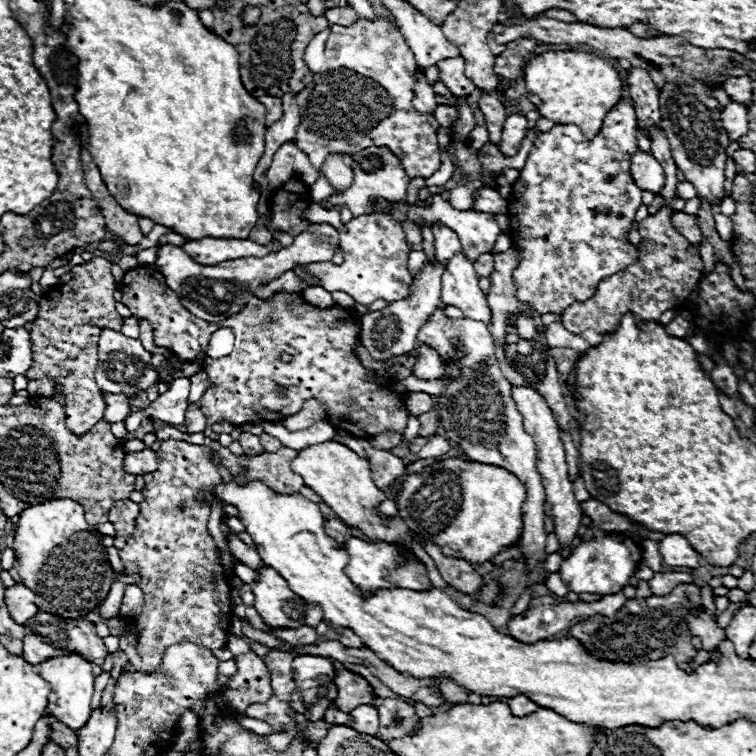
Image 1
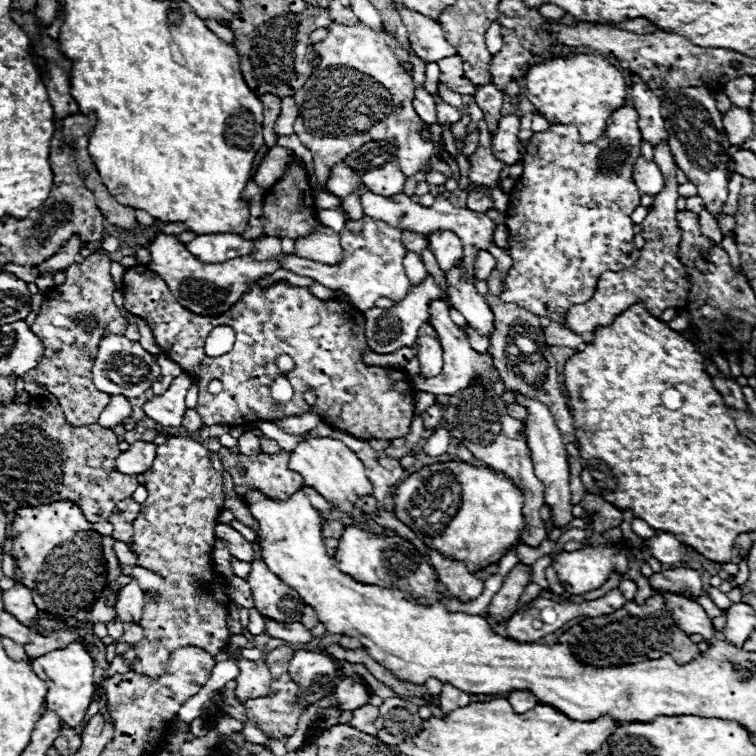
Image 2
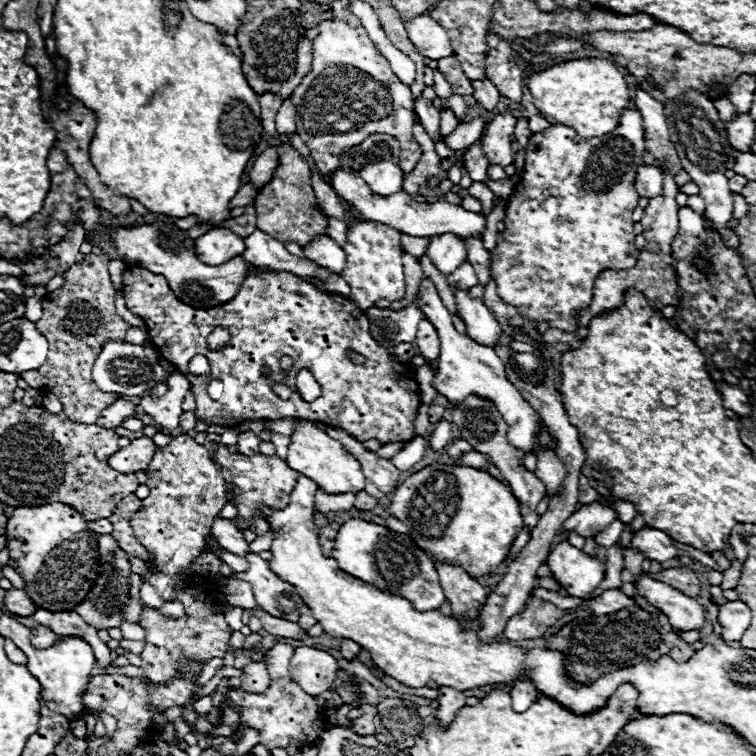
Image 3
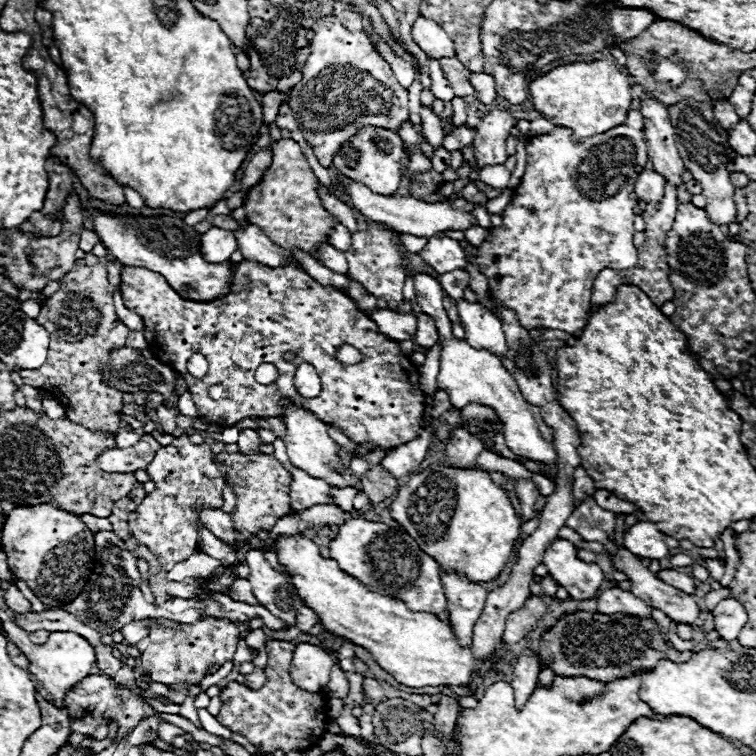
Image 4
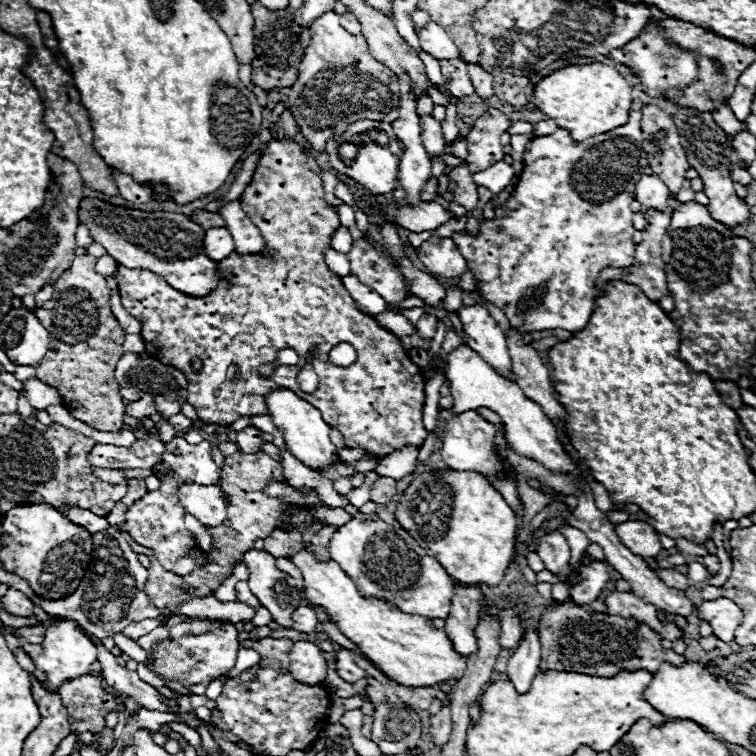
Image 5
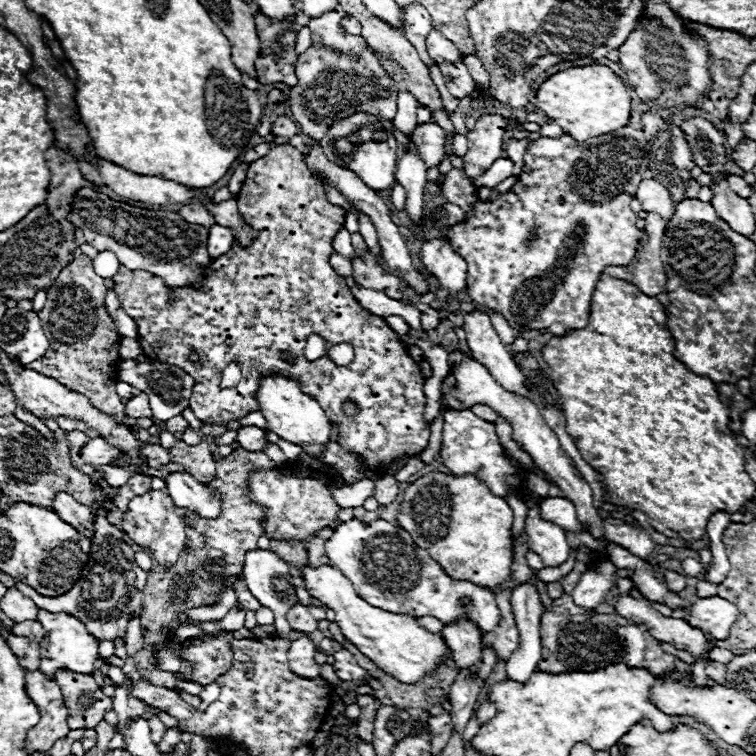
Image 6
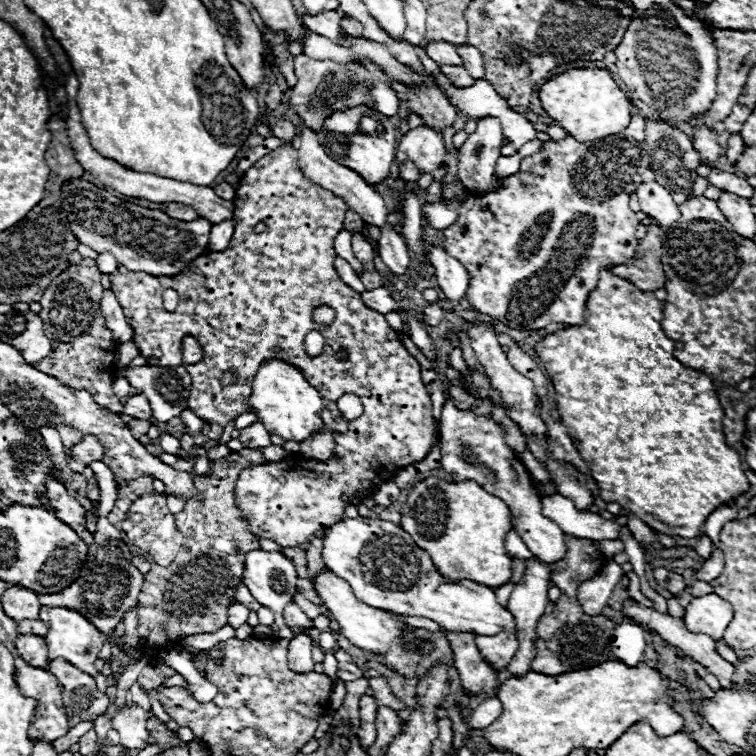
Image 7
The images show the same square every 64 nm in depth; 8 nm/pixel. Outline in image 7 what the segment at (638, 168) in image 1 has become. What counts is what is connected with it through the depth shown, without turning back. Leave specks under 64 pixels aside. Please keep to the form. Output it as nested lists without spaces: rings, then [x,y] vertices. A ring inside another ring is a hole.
[[[656,182],[640,184],[636,194],[640,200],[642,212],[648,214],[650,218],[654,218],[660,226],[668,228],[672,222],[676,222],[676,218],[680,218],[678,204],[672,200],[672,194],[666,188],[662,188],[660,184],[656,184]]]

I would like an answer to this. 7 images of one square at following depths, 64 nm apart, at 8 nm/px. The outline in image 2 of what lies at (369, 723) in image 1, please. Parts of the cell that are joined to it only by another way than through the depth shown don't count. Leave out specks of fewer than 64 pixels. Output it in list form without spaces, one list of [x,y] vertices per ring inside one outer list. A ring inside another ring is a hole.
[[[364,704],[360,708],[354,710],[354,718],[348,722],[352,728],[364,732],[364,734],[372,734],[376,736],[378,730],[374,726],[374,720],[378,718],[378,708],[376,706],[370,706],[370,704]]]

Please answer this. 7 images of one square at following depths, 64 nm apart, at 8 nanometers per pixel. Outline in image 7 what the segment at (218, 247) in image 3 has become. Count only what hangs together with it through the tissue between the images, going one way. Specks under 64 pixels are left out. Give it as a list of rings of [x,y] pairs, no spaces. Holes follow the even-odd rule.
[[[224,220],[224,222],[218,222],[212,226],[212,232],[210,232],[210,250],[224,250],[230,242],[234,234],[234,222],[232,220]]]

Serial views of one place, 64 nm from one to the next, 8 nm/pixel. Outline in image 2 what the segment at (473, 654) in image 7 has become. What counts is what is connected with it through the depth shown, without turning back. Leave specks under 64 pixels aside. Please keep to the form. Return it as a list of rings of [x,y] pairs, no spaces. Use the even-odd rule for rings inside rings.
[[[428,550],[428,556],[430,556],[430,564],[438,574],[438,580],[446,586],[452,598],[460,602],[472,602],[482,594],[484,584],[476,578],[476,574],[468,572],[468,568],[462,562],[448,560],[436,550]]]

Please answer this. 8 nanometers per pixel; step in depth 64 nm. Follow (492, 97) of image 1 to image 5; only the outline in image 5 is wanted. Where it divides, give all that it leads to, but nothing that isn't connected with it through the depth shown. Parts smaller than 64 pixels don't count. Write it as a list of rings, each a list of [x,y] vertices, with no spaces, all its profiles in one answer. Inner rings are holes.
[[[468,64],[468,74],[472,78],[472,84],[474,84],[474,90],[480,98],[490,98],[492,96],[492,74],[488,74],[480,64]]]

